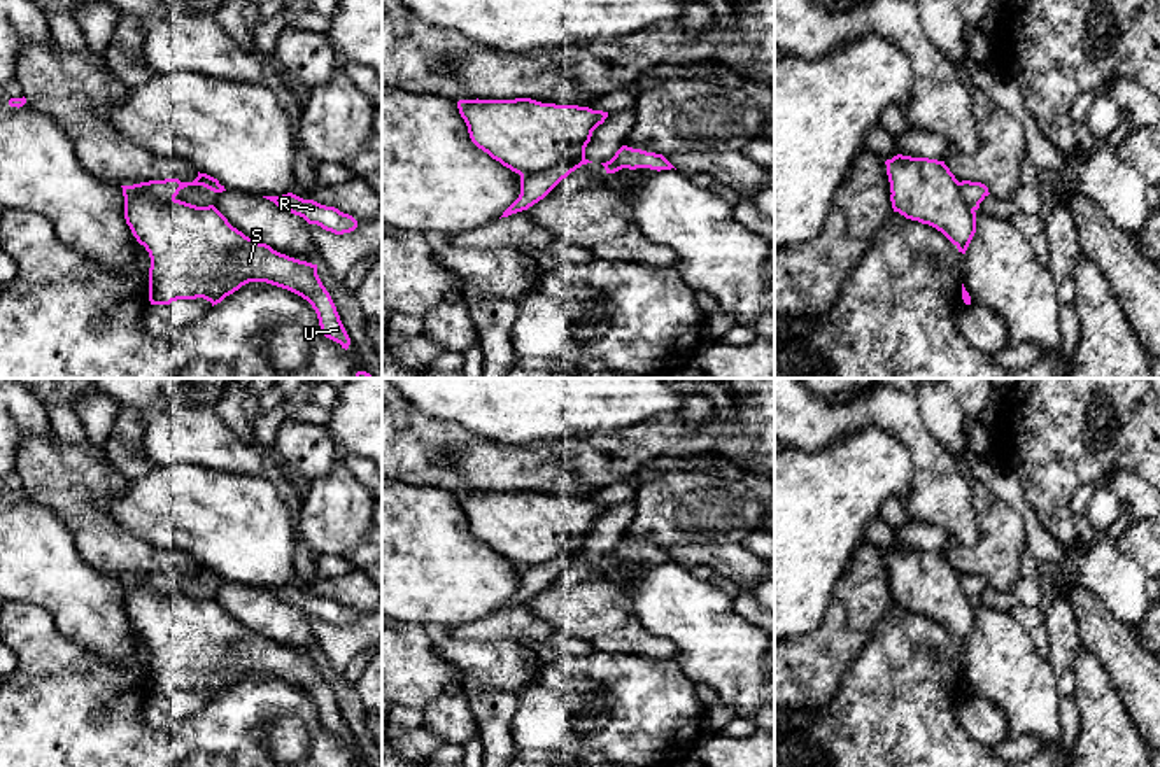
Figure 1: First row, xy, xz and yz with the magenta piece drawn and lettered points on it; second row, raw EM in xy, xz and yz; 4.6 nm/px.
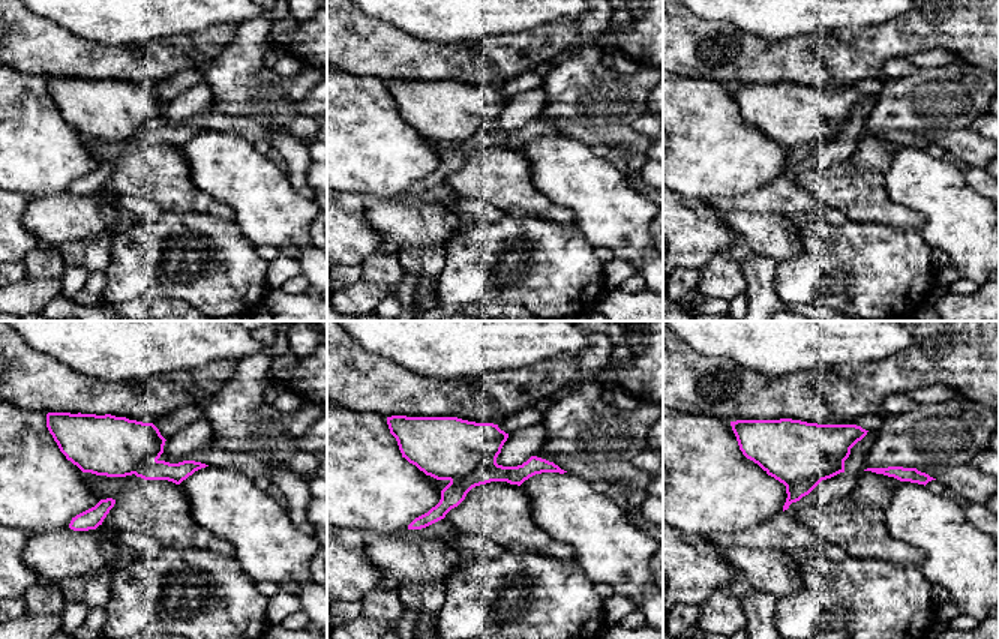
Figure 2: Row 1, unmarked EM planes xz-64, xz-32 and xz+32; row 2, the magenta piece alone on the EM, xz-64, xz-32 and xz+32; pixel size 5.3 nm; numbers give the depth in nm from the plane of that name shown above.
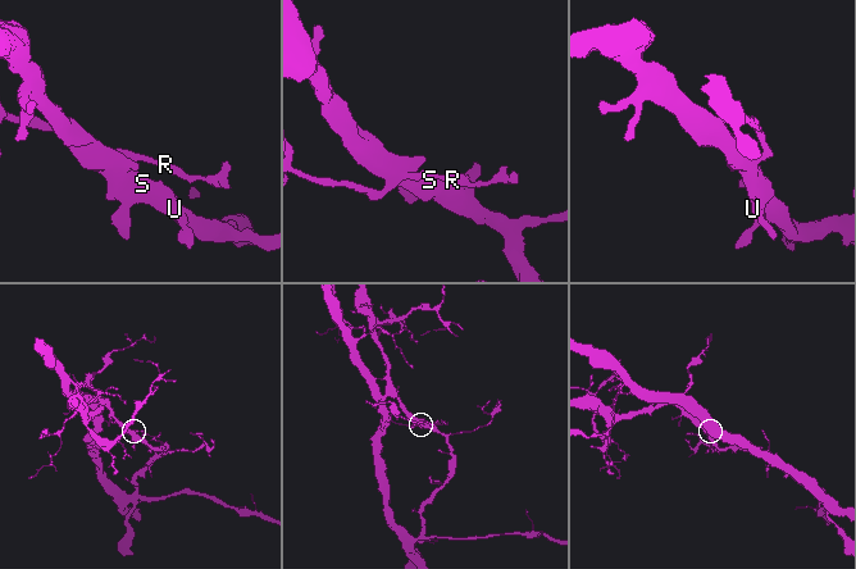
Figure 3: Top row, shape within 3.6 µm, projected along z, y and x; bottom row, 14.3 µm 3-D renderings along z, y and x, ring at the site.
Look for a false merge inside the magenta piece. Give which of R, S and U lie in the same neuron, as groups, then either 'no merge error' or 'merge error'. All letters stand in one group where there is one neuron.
R / S U; merge error

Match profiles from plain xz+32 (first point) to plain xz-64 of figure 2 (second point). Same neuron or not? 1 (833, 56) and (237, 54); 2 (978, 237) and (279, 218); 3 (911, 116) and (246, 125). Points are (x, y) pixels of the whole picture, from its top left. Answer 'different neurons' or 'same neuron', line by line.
1: different neurons
2: same neuron
3: different neurons

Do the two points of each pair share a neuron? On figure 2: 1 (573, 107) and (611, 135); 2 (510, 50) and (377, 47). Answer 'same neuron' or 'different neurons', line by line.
1: different neurons
2: same neuron

